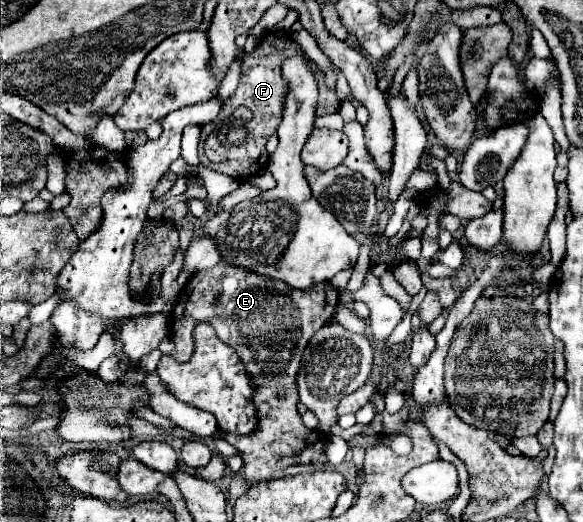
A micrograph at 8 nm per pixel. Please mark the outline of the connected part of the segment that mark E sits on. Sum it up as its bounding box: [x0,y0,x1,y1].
[172,261,338,483]

